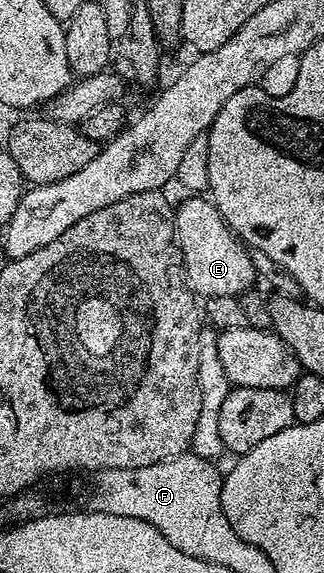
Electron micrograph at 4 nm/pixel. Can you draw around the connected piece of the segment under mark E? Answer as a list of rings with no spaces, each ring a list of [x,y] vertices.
[[[193,194],[175,208],[173,221],[177,231],[177,245],[185,263],[185,281],[198,297],[235,296],[250,291],[258,274],[249,257],[250,249],[232,232],[212,199]]]

